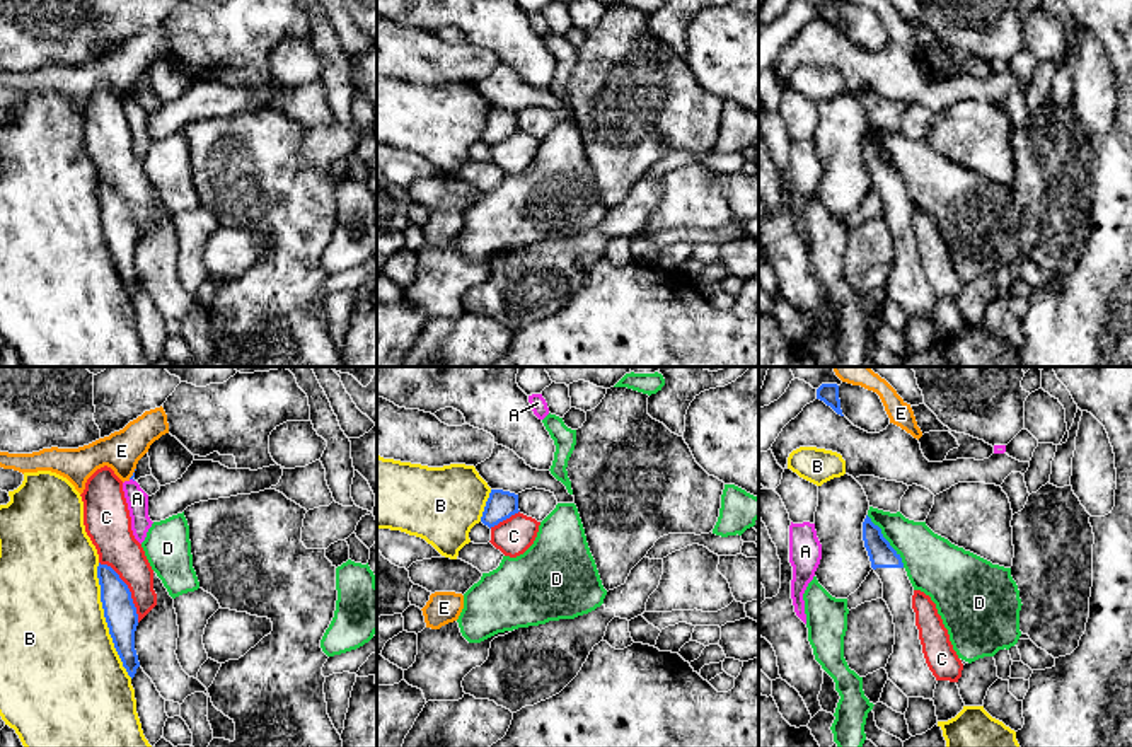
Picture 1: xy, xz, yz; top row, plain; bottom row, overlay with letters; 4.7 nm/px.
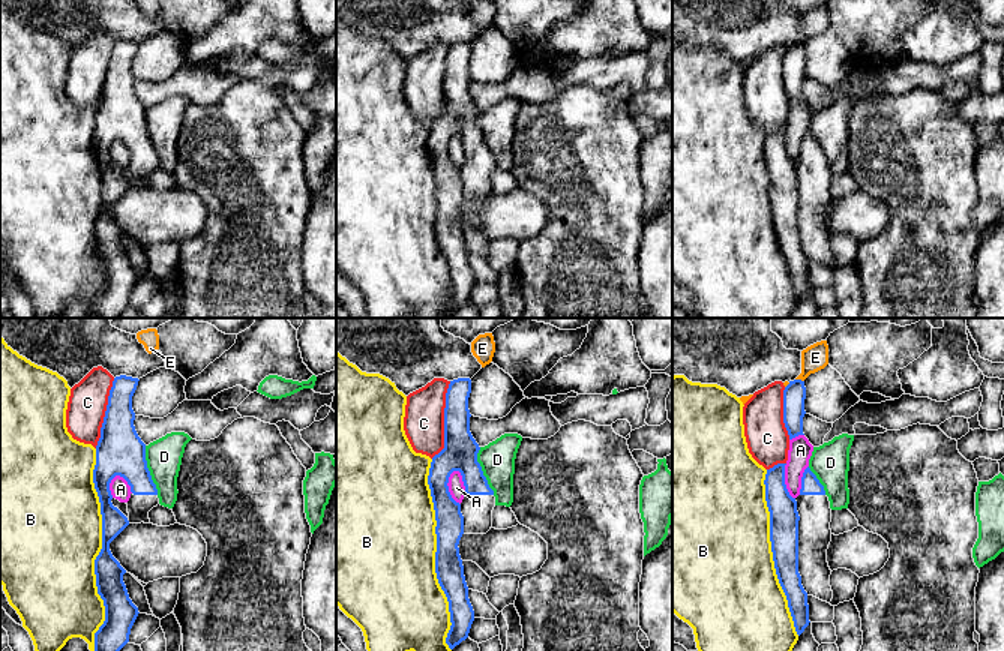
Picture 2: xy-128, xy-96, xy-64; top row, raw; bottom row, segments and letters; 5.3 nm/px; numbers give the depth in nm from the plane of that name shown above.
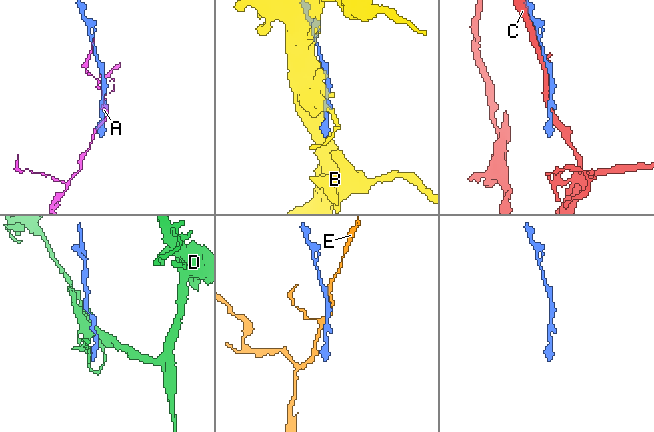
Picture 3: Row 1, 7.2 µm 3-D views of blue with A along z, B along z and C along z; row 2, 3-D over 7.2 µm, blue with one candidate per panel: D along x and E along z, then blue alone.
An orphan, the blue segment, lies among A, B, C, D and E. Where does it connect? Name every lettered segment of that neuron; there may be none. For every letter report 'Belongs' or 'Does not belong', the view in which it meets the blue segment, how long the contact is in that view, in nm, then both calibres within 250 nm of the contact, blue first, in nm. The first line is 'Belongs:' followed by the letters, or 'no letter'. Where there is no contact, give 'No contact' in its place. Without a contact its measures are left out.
Belongs: no letter
A: Does not belong. Touches blue in xy. Shared border 30 nm. Thickness 20 nm (blue) against 100 nm
B: Does not belong. Touches blue in xy. Shared border 550 nm. Thickness 150 nm (blue) against 500 nm
C: Does not belong. Touches blue in xy. Shared border 340 nm. Thickness 150 nm (blue) against 190 nm
D: Does not belong. Touches blue in yz. Shared border 300 nm. Thickness 120 nm (blue) against 260 nm
E: Does not belong. Touches blue in xy. Shared border 70 nm. Thickness 20 nm (blue) against 190 nm

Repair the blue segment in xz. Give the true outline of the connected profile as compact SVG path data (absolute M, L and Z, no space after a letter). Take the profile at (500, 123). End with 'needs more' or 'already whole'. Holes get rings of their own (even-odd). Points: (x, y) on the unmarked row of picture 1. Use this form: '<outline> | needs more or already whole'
M532 106L518 113L491 107L481 140L491 147L518 130L542 140L556 123L557 118L554 111L546 107Z | needs more

